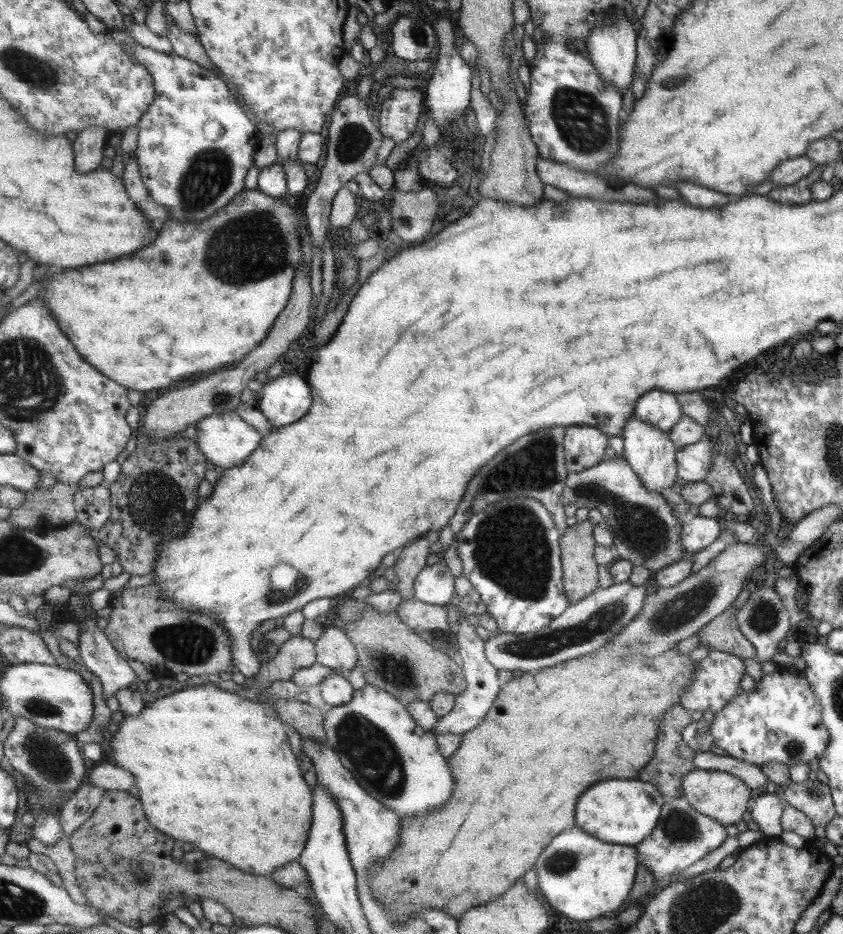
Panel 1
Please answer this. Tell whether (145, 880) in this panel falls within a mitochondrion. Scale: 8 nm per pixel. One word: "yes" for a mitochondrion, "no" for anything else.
yes

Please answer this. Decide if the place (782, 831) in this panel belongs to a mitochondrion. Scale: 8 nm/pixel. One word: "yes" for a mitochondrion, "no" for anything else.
no

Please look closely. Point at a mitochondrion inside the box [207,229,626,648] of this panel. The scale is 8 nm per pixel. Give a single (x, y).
(510, 546)

